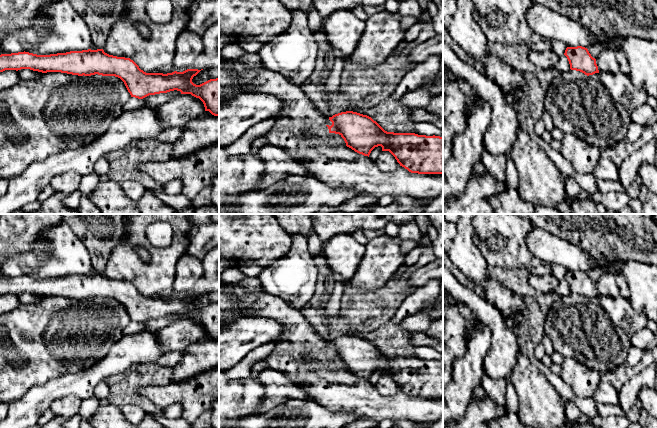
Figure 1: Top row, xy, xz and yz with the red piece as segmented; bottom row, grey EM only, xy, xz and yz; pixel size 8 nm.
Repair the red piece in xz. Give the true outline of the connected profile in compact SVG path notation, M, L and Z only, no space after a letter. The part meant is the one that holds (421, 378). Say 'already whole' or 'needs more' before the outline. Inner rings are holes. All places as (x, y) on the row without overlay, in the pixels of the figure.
already whole; M353 335L335 338L329 344L332 346L331 350L326 349L329 357L339 358L346 370L359 378L369 381L375 371L381 370L382 375L389 375L411 397L443 398L443 361L387 356L371 341Z

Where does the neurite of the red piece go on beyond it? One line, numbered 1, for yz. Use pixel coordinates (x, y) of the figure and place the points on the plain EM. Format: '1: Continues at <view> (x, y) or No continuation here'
1: No continuation here

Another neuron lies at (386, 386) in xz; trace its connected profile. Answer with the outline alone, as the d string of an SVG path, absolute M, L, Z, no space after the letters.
M382 375L375 387L383 396L394 396L400 390L395 381L389 375Z

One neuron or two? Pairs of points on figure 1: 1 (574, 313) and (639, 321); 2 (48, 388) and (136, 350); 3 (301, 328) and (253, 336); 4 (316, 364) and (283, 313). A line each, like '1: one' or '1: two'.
1: one
2: one
3: two
4: one

